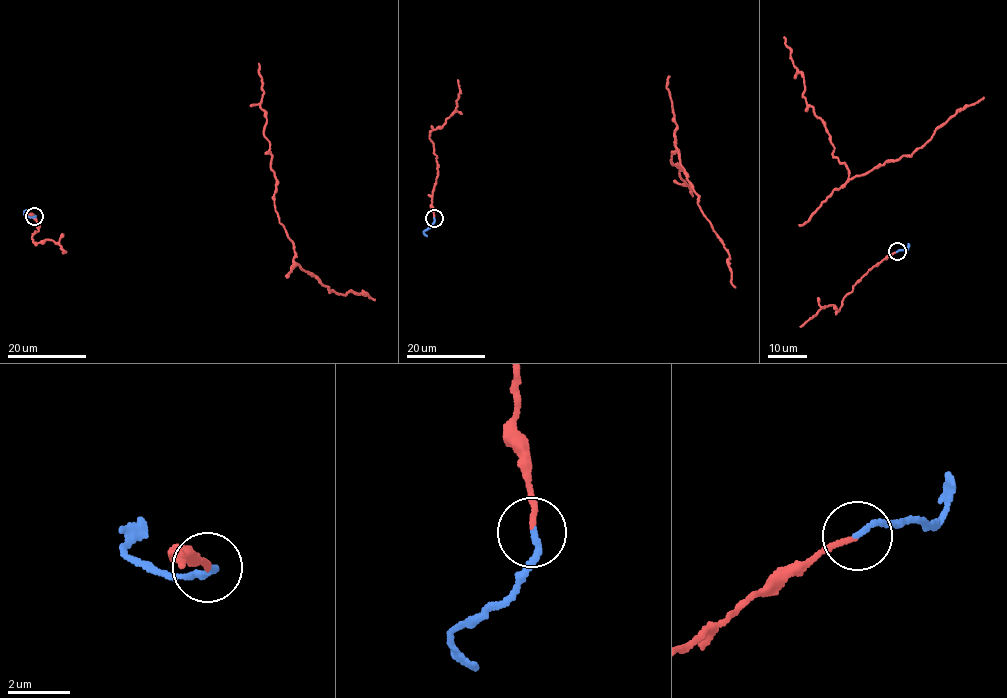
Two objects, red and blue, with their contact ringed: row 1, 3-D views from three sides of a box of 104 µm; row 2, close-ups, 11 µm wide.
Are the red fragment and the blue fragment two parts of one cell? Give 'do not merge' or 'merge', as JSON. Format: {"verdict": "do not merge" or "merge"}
{"verdict": "do not merge"}

